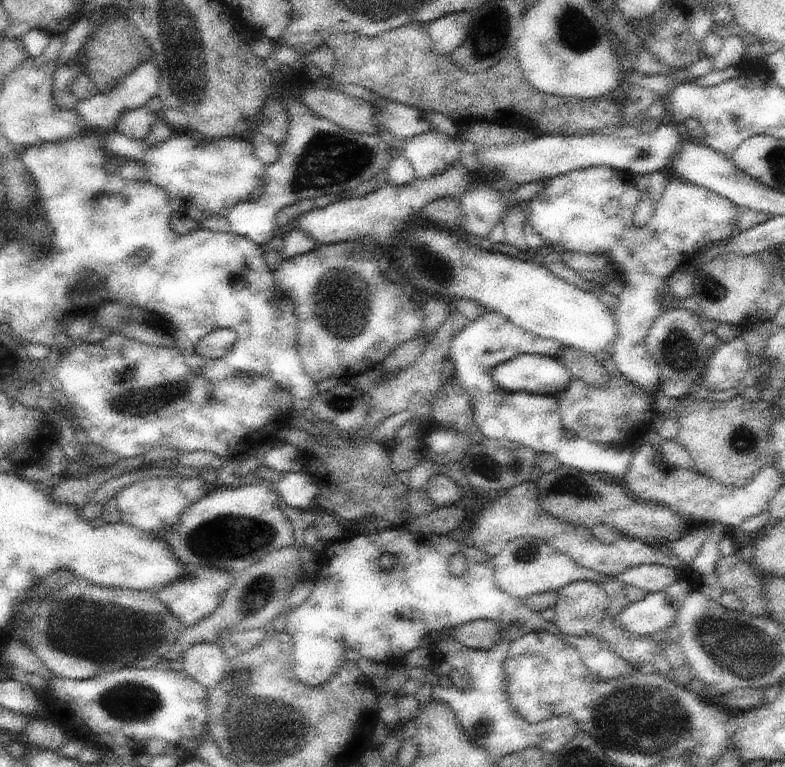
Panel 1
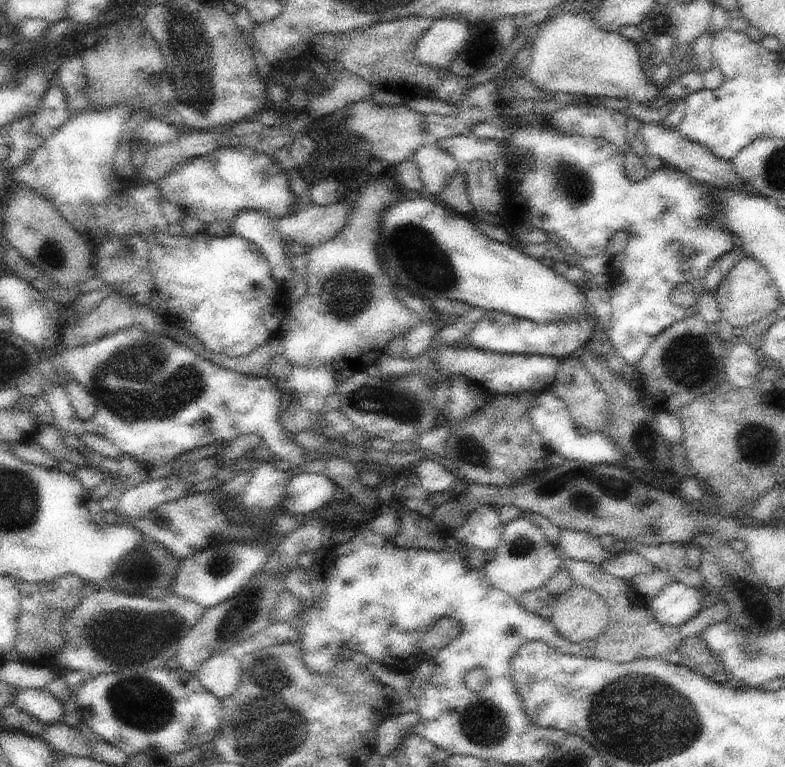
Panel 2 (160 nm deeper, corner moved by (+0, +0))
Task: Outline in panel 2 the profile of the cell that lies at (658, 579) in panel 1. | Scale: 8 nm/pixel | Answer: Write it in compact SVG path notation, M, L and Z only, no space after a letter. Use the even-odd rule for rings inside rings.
M628 549L608 557L598 568L610 576L625 580L628 584L633 576L650 574L658 569L637 550L629 551Z

